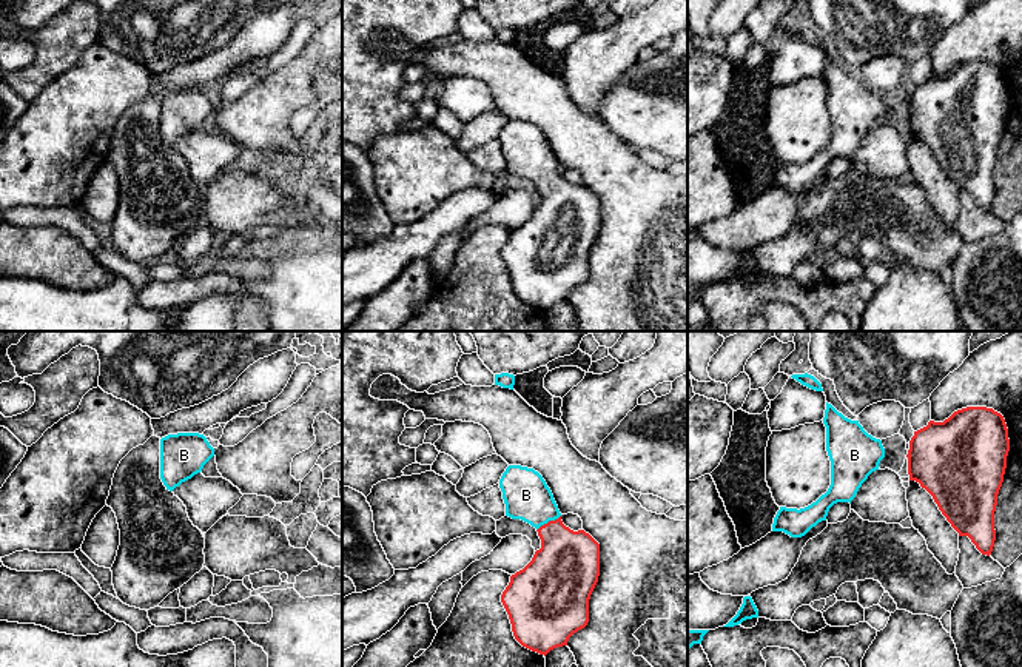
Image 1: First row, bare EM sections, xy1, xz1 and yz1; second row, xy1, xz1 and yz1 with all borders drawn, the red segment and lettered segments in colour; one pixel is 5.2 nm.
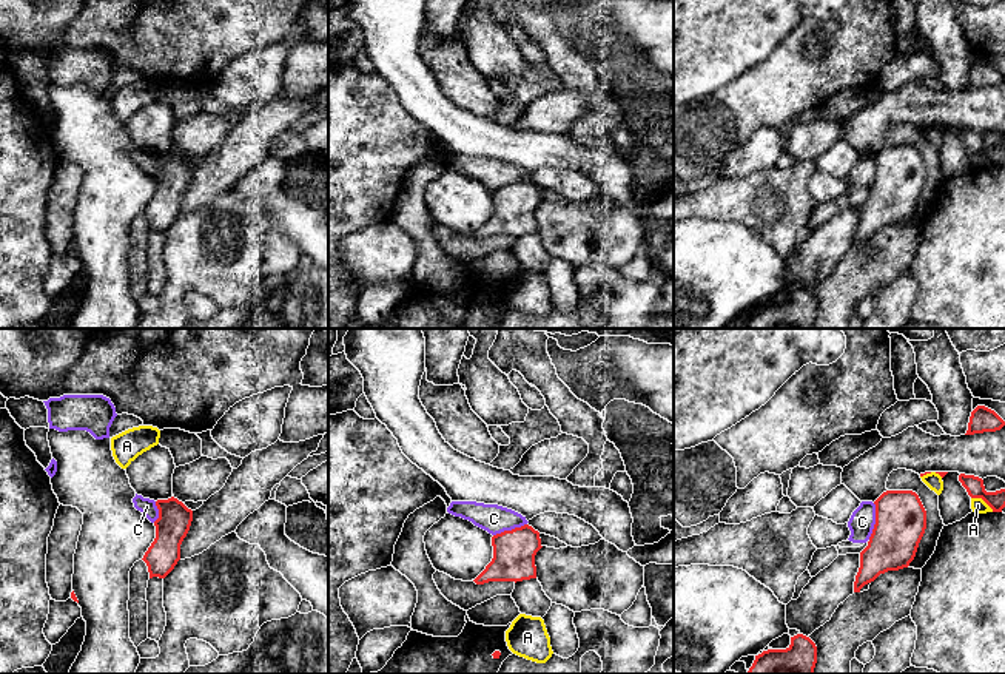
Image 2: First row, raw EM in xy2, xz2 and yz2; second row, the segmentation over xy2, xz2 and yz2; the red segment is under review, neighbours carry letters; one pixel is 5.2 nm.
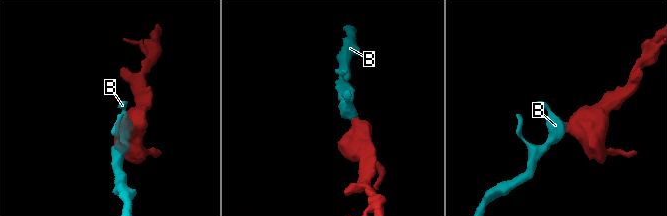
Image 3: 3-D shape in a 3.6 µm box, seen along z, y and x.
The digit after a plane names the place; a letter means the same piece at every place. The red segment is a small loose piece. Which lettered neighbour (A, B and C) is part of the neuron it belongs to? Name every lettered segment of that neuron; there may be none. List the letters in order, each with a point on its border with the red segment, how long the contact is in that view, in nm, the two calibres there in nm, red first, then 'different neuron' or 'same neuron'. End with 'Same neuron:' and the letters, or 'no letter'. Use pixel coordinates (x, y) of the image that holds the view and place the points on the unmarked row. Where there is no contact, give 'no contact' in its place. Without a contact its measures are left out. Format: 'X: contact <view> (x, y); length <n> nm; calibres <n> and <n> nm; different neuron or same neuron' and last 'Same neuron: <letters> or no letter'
A: contact yz2 (982, 153); length 140 nm; calibres 100 and 80 nm; different neuron
B: contact xz1 (549, 176); length 150 nm; calibres 340 and 240 nm; same neuron
C: contact yz2 (876, 176); length 190 nm; calibres 280 and 130 nm; different neuron
Same neuron: B

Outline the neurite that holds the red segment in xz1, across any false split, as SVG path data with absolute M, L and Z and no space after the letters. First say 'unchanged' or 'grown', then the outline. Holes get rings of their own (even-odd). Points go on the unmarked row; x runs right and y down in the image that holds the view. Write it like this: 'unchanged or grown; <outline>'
grown; M509 120L499 134L506 171L536 183L541 203L532 216L510 231L501 250L515 294L526 303L547 310L567 300L569 293L589 277L589 254L600 231L600 199L584 185L573 186L561 176L550 143L533 123Z

